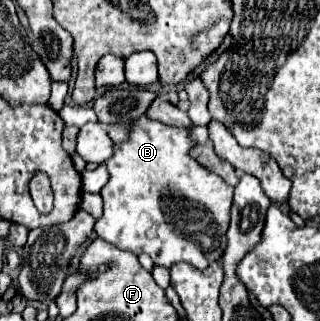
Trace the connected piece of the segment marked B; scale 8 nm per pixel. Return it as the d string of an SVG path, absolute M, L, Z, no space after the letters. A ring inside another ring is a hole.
M148 116L132 120L128 138L116 144L114 156L104 162L110 172L110 180L100 192L104 200L104 214L96 222L96 234L136 256L144 252L154 260L154 264L166 268L184 260L198 270L204 270L210 262L220 260L226 248L224 234L230 224L234 188L190 156L190 150L194 146L196 142L190 138L190 132L186 128L168 126ZM166 190L176 190L190 202L188 206L204 206L214 216L218 238L216 248L210 250L200 246L178 226L170 224L170 220L162 212L162 198L166 196Z

